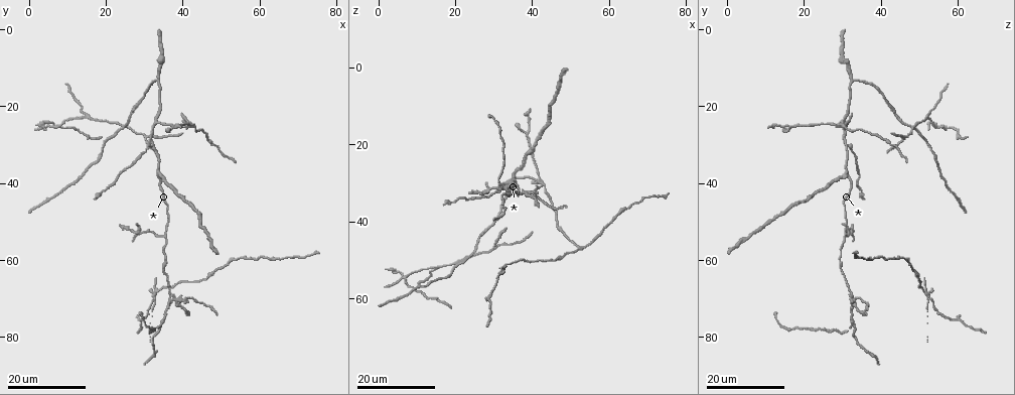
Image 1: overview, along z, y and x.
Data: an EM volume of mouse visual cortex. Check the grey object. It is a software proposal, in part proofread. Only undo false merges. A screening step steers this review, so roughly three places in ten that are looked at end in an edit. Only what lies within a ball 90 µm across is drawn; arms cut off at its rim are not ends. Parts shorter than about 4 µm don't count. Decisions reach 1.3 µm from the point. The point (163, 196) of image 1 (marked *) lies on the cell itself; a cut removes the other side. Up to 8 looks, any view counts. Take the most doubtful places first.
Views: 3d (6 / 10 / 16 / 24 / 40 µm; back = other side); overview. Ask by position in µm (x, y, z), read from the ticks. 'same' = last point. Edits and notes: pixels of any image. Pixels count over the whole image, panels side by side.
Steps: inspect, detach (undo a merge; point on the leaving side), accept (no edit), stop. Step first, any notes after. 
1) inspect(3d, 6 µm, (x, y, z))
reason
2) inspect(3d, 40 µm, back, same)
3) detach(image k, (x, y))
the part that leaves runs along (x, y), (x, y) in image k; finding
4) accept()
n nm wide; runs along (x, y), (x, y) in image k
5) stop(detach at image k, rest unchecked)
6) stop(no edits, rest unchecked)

inspect(3d, 24 µm, (24.0, 25.5, 49.0))
four or more arms meet

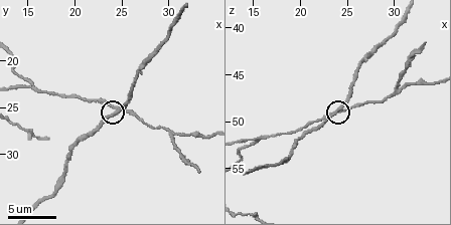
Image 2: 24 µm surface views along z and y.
inspect(3d, 6 µm, (24.4, 25.4, 48.6))

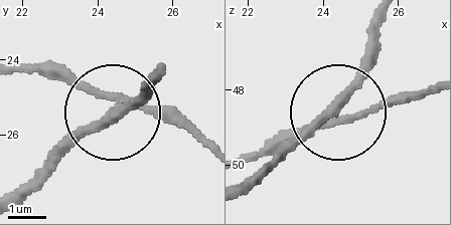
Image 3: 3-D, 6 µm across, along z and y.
accept()
230 nm wide; one cell here

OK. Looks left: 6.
inspect(3d, 24 µm, (35.5, 54.0, 30.5))
arms part here

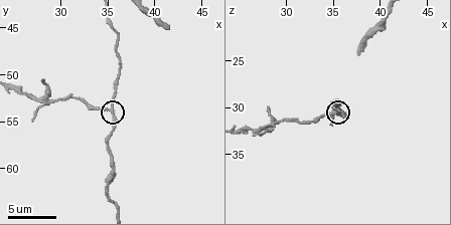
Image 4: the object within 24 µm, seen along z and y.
inspect(3d, 6 µm, (35.2, 54.0, 30.8))

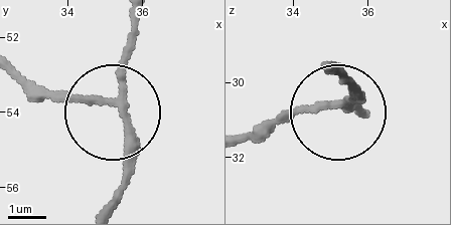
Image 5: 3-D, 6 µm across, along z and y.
inspect(3d, 6 µm, back, (35.05, 53.75, 30.55))

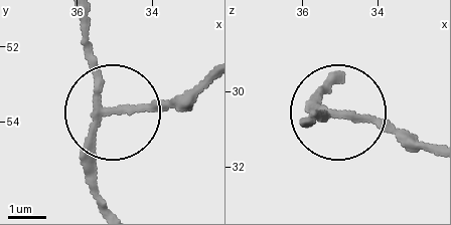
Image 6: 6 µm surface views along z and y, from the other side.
detach(image 6, (162, 100))
the part that leaves runs along (115, 113), (159, 113), (207, 83) in image 6; a second cell is stuck on

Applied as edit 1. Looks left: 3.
inspect(overview)

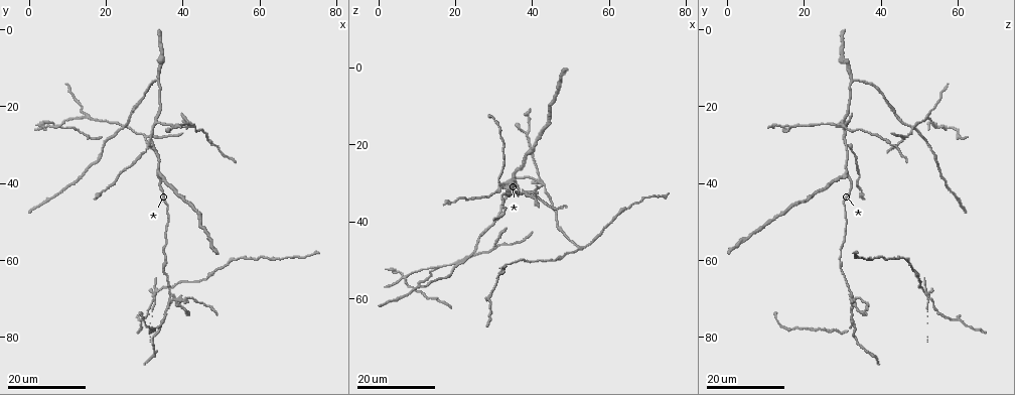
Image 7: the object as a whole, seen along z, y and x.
inspect(3d, 24 µm, (30.0, 28.0, 46.0))
a fork

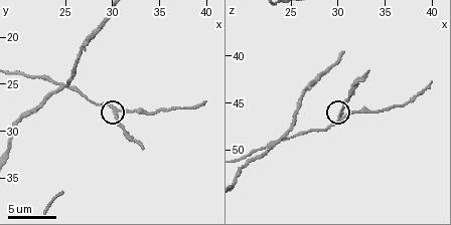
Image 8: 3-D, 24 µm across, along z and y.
inspect(3d, 10 µm, (30.8, 28.0, 46.4))

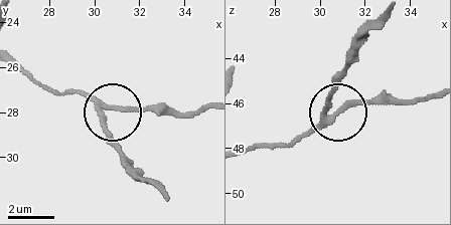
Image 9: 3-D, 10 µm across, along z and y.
detach(image 9, (106, 132))
210 nm wide; the part that leaves runs along (99, 104), (111, 145), (166, 200) in image 9; two cells meet here

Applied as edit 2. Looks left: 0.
stop(detach at image 6, detach at image 9, rest unchecked)

